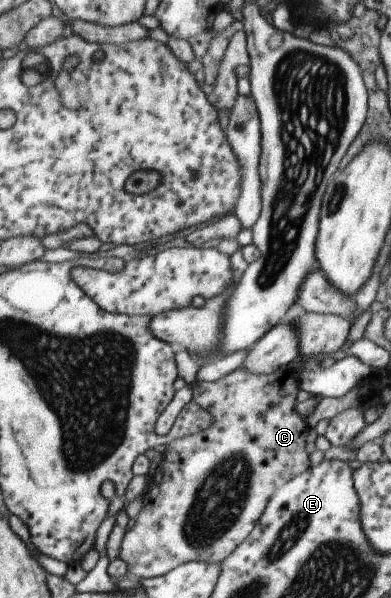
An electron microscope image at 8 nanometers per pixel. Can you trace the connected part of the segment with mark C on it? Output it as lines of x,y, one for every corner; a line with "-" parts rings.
288,366
281,367
279,370
269,374
260,375
246,371
245,367
238,367
227,376
215,382
197,380
193,383
192,400
209,410
212,416
212,423
205,430
200,430
194,435
172,440
166,444
164,458
152,475
153,479
151,482
153,483
150,484
149,489
141,496
143,508
137,516
133,528
124,534
120,546
119,557
127,565
128,576
137,576
141,580
163,576
170,570
189,561
207,561
208,563
221,564
249,536
276,488
289,482
294,476
305,472
310,467
309,455
305,449
309,426
305,418
295,410
295,405
298,402
296,394
299,389
298,372
290,369

